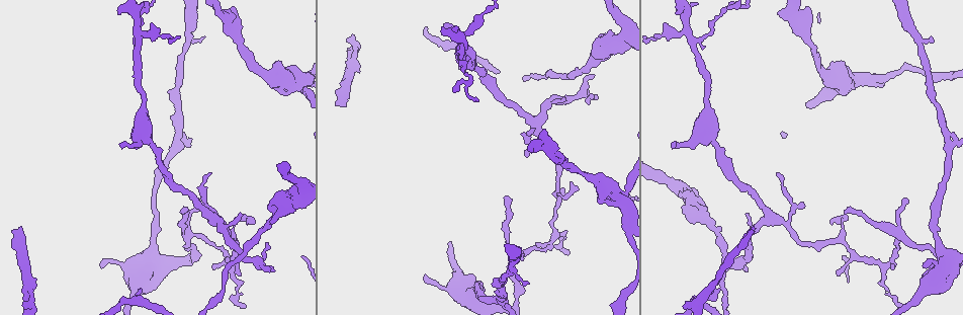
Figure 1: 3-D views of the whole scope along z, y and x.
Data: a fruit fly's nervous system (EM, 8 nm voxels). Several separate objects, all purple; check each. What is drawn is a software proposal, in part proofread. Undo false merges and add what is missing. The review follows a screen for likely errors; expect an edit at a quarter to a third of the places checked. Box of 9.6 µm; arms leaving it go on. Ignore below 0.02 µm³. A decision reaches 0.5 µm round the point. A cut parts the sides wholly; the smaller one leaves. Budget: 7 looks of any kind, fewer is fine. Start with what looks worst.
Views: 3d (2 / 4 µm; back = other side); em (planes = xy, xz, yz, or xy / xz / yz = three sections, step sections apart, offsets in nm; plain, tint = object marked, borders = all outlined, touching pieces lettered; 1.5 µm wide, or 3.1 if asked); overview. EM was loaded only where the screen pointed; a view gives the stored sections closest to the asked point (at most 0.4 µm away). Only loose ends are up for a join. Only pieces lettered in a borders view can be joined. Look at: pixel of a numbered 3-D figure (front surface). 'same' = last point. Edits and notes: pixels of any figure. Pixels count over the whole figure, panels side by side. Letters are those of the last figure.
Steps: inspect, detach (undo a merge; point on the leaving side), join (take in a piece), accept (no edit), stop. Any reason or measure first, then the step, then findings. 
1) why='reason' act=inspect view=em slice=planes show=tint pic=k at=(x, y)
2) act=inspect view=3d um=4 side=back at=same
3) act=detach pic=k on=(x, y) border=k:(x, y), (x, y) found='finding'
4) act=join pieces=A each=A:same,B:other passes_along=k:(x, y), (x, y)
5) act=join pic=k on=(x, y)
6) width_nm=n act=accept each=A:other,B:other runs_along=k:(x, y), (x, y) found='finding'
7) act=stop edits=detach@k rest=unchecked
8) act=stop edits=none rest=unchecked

why='branch stops here' act=inspect view=em slice=xz step=8 show=tint pic=1 at=(533, 128)

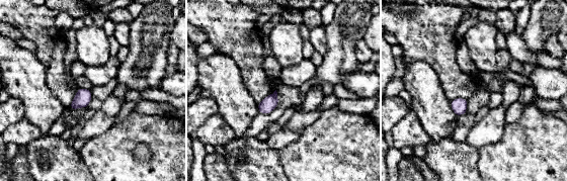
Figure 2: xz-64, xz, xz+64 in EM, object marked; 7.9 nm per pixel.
why='another direction' act=inspect view=em slice=planes show=borders at=same

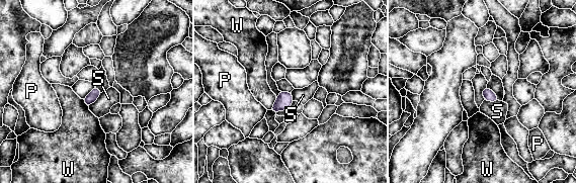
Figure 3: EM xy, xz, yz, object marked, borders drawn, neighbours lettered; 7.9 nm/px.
act=accept each=P:other,S:other,W:other border=3:(102, 92), (88, 106) found='none of them fits'

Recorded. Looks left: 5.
why='sharp bend' act=inspect view=3d um=4 pic=1 at=(549, 244)

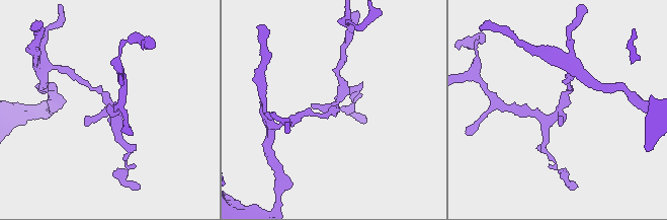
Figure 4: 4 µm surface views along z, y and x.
act=inspect view=em slice=planes show=plain pic=4 at=(333, 104)

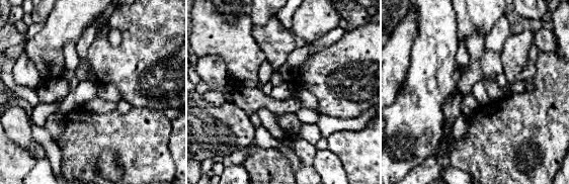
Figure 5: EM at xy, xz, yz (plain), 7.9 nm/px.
act=inspect view=em slice=planes show=borders at=same

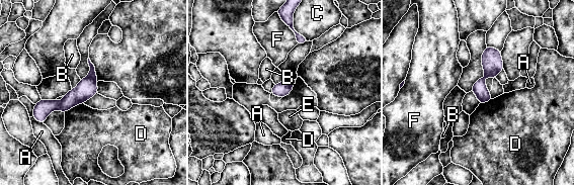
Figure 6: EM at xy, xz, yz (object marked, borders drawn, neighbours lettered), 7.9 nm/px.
width_nm=120 act=detach pic=6 on=(87, 87) each=A:other,B:other,C:other,D:other,E:other,F:other border=6:(87, 76), (96, 80) found='a second cell is stuck on'

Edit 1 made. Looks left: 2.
act=inspect view=em slice=xz step=4 show=borders pic=1 at=(141, 290)

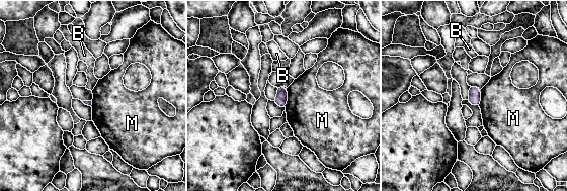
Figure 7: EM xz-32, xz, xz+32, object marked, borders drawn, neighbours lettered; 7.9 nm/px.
act=inspect view=em slice=planes show=borders at=same

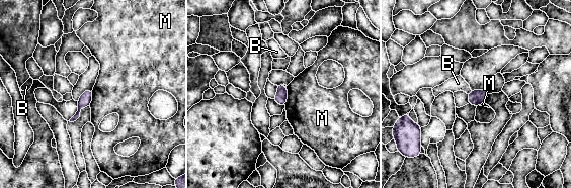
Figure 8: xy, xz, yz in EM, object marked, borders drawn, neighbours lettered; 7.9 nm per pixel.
act=accept each=B:other,M:other found='no lettered piece goes on from it'

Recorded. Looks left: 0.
act=stop edits=detach@6 rest=unchecked

